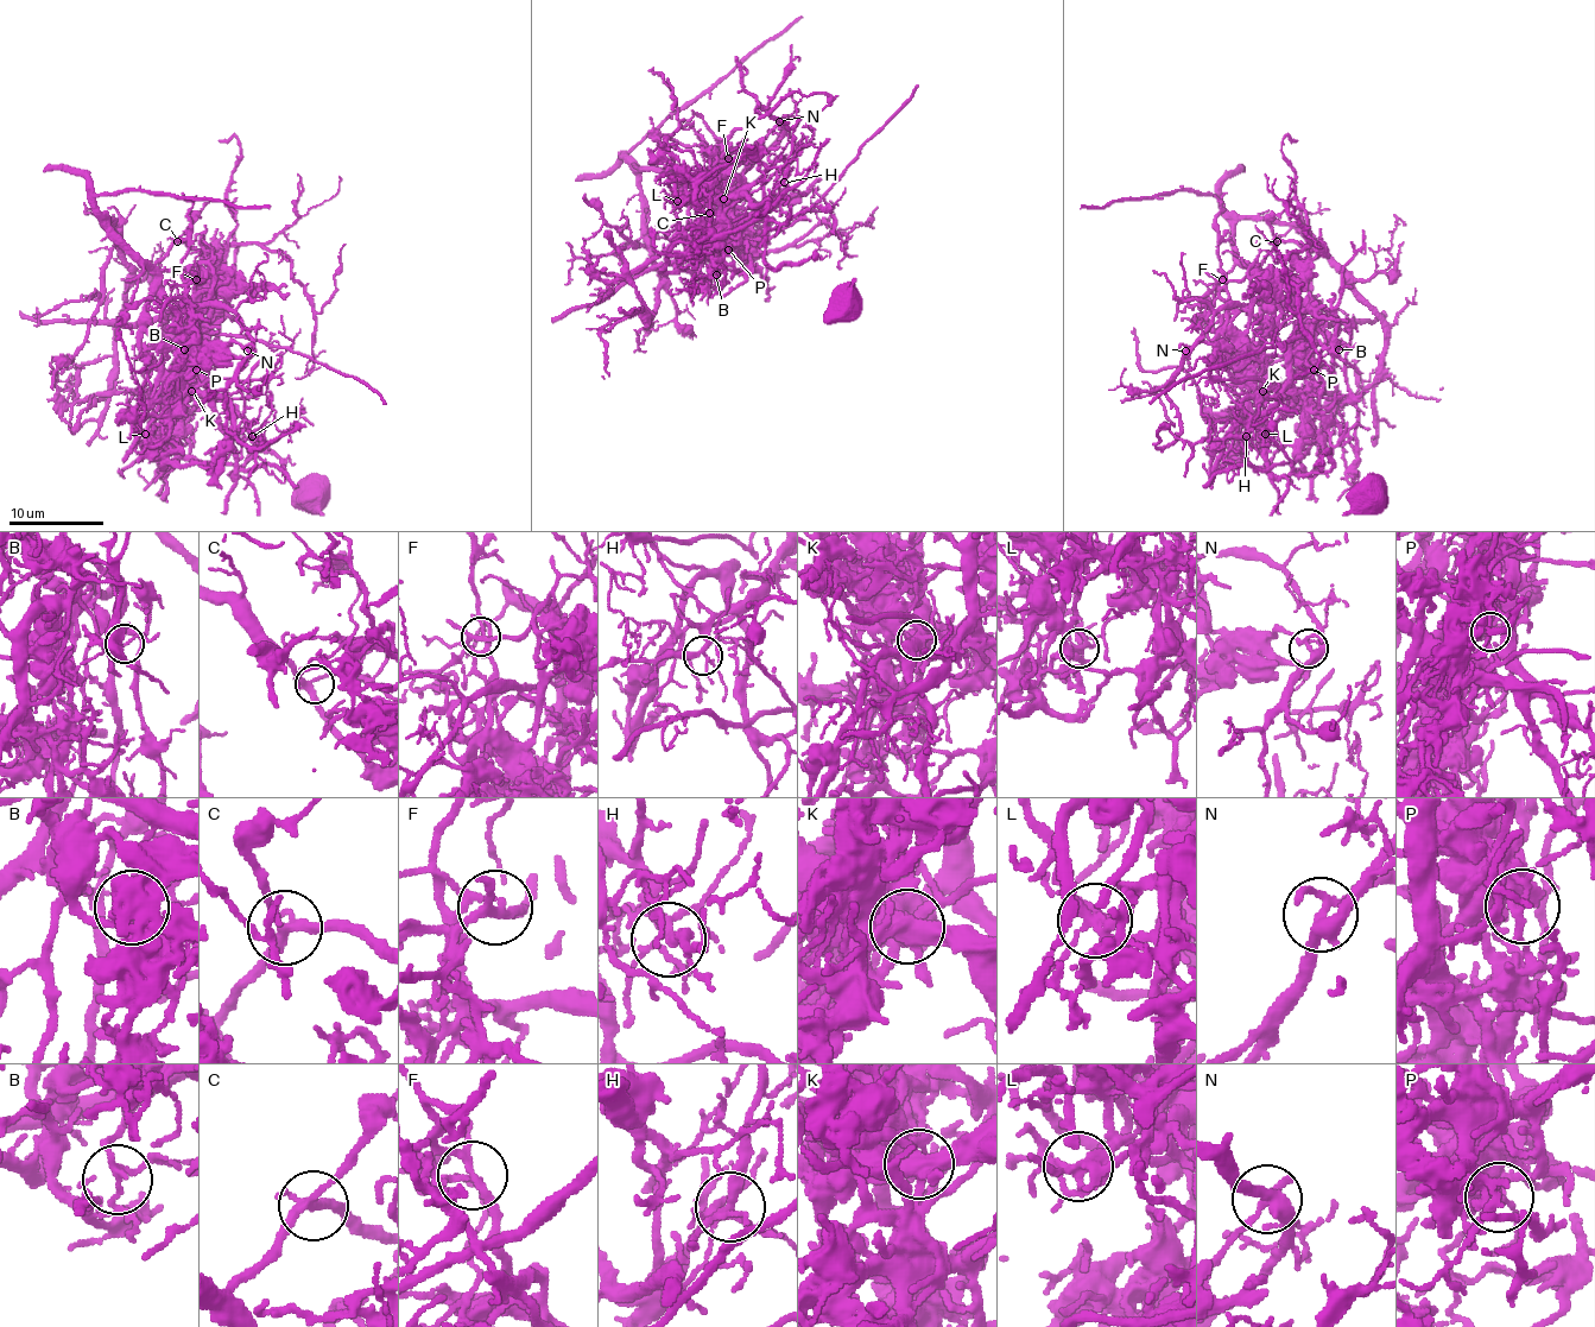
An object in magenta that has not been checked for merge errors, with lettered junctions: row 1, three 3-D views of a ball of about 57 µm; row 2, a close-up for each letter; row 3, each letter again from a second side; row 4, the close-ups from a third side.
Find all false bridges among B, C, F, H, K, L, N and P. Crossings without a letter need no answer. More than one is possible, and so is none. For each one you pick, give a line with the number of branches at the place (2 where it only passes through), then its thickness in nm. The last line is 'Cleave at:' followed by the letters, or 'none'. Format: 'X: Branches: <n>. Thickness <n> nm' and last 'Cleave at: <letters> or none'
B: Branches: 4. Thickness 130 nm
F: Branches: 4. Thickness 200 nm
K: Branches: 5. Thickness 440 nm
L: Branches: 7. Thickness 280 nm
N: Branches: 4. Thickness 320 nm
P: Branches: 3. Thickness 190 nm
Cleave at: B, F, K, L, N, P

